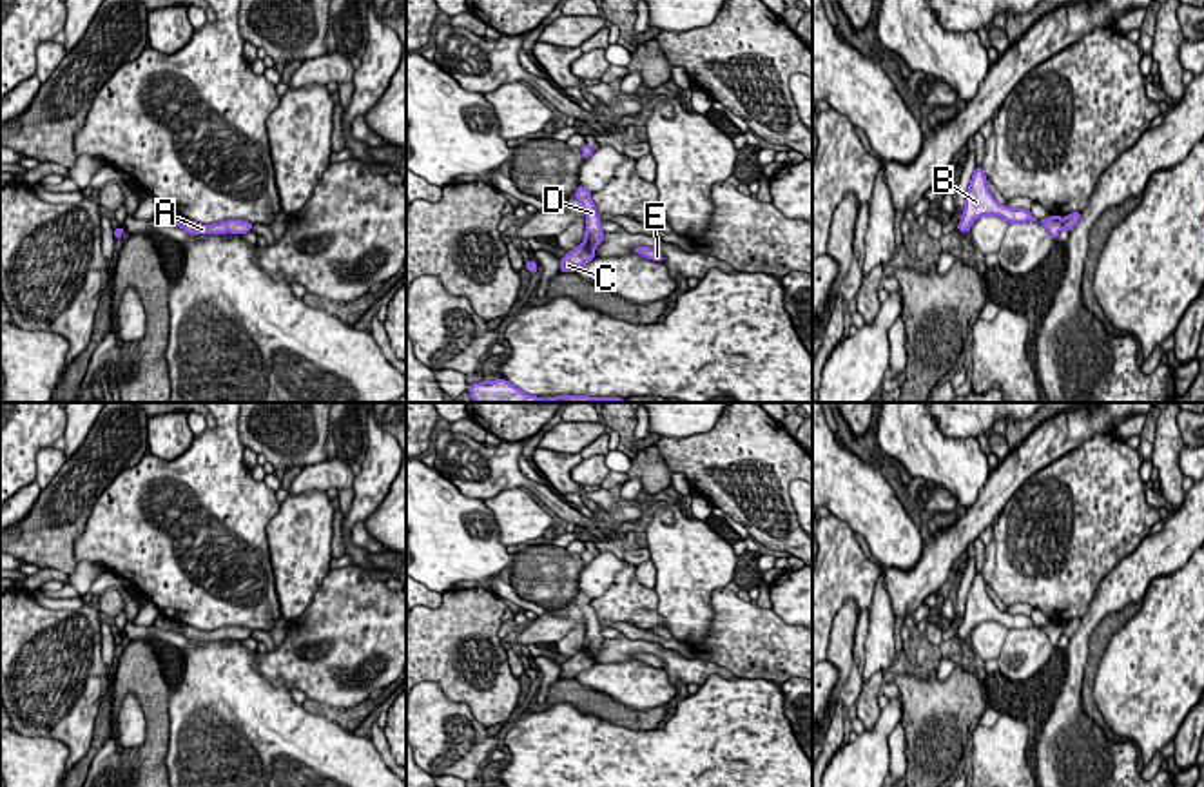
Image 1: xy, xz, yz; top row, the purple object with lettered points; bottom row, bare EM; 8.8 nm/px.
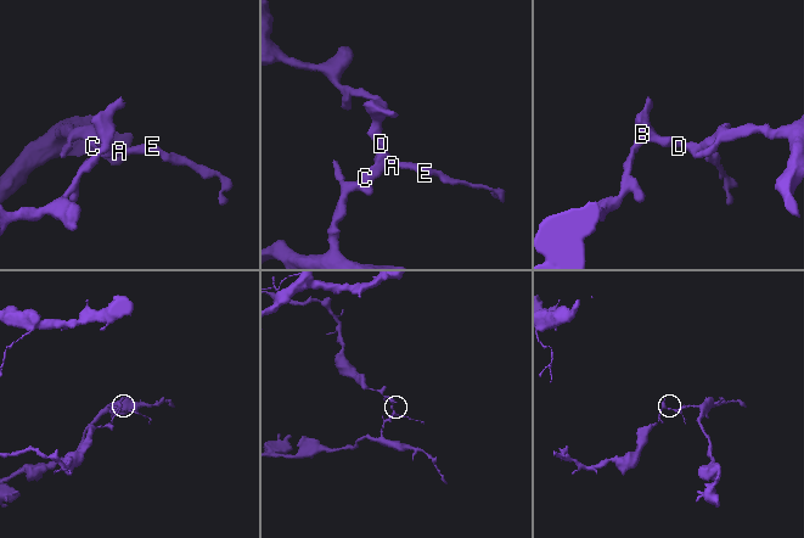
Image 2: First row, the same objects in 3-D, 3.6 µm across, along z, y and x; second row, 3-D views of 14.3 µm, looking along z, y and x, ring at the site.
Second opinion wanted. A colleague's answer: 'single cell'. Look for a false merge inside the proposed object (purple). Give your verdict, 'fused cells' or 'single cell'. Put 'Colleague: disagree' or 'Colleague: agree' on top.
Colleague: disagree
fused cells

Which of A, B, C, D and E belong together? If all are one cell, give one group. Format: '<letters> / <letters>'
A B D E / C

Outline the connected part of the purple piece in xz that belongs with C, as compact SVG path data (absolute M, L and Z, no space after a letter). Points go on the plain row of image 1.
M578 651L575 656L569 656L560 664L558 678L577 678L578 673L589 669L595 664L595 658L589 653Z

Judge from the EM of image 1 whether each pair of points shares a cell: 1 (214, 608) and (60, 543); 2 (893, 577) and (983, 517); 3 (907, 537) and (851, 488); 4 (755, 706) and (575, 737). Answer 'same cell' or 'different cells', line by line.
1: different cells
2: same cell
3: same cell
4: same cell

